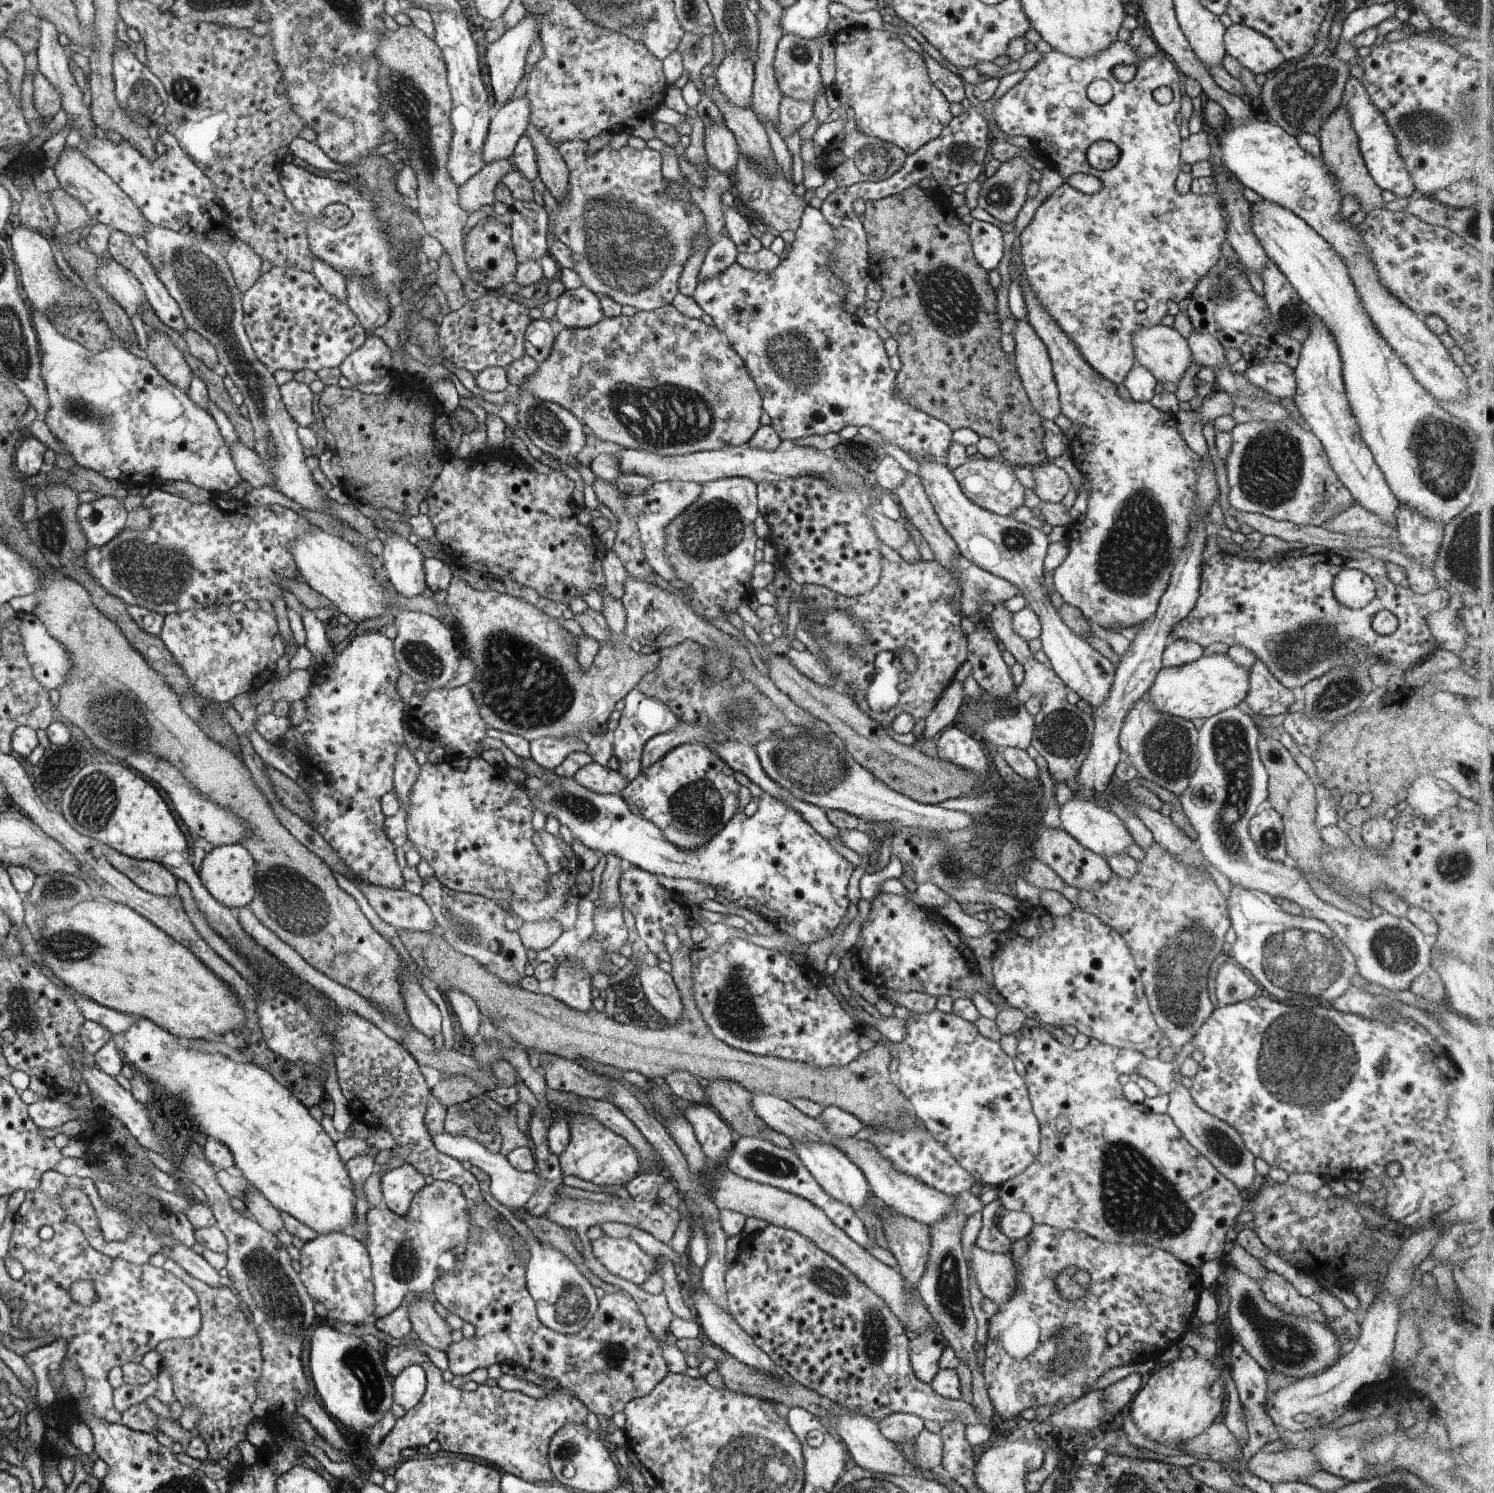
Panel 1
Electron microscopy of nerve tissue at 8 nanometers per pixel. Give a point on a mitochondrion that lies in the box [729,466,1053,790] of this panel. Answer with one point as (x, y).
(846, 664)

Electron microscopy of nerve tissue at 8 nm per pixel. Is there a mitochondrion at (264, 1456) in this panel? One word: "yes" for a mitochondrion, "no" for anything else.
no

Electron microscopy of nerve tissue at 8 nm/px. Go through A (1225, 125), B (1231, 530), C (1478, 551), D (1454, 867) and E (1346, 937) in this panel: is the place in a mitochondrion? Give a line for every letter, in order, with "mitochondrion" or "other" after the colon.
A: other
B: other
C: mitochondrion
D: mitochondrion
E: mitochondrion

